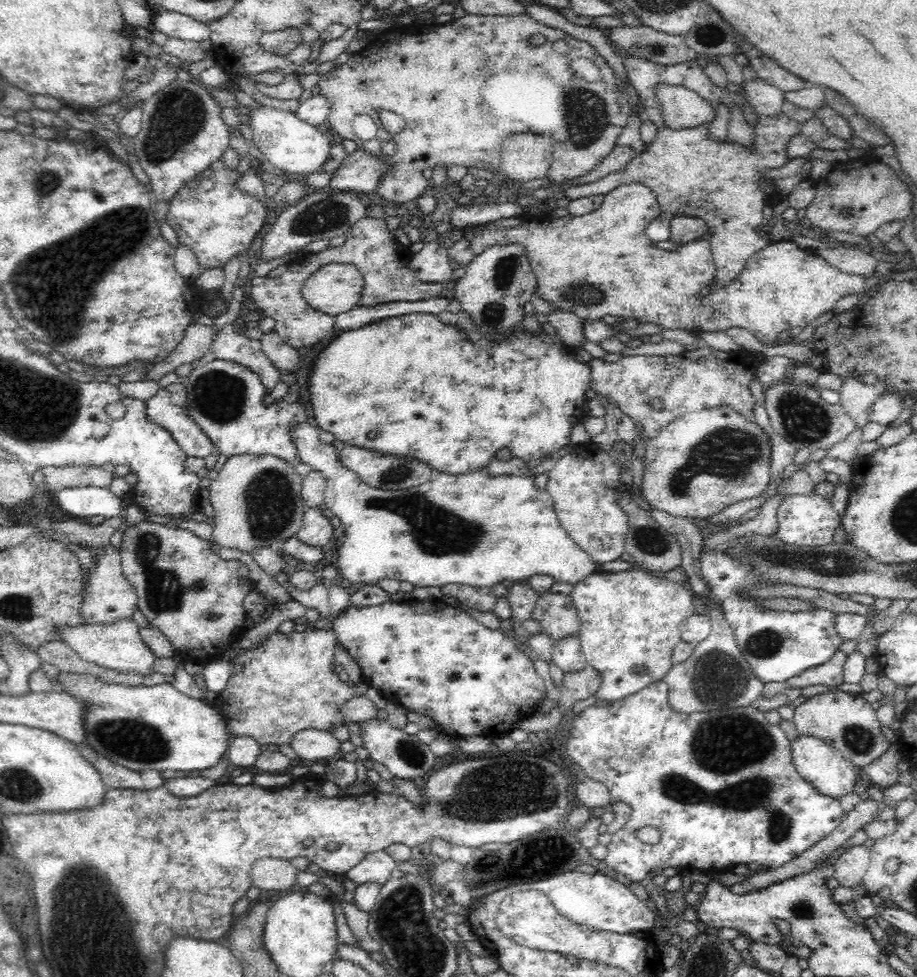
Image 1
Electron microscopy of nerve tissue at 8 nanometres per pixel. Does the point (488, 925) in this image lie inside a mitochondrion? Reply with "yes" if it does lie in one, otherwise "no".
no

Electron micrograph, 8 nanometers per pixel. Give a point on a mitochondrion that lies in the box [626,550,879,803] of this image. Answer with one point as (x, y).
(751, 738)

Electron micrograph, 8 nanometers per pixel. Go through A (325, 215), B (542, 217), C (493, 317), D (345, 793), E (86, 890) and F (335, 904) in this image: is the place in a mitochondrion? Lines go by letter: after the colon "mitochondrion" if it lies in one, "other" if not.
A: mitochondrion
B: other
C: mitochondrion
D: other
E: mitochondrion
F: other

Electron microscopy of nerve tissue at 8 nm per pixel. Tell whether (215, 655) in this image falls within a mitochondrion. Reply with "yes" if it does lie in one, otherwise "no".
no

